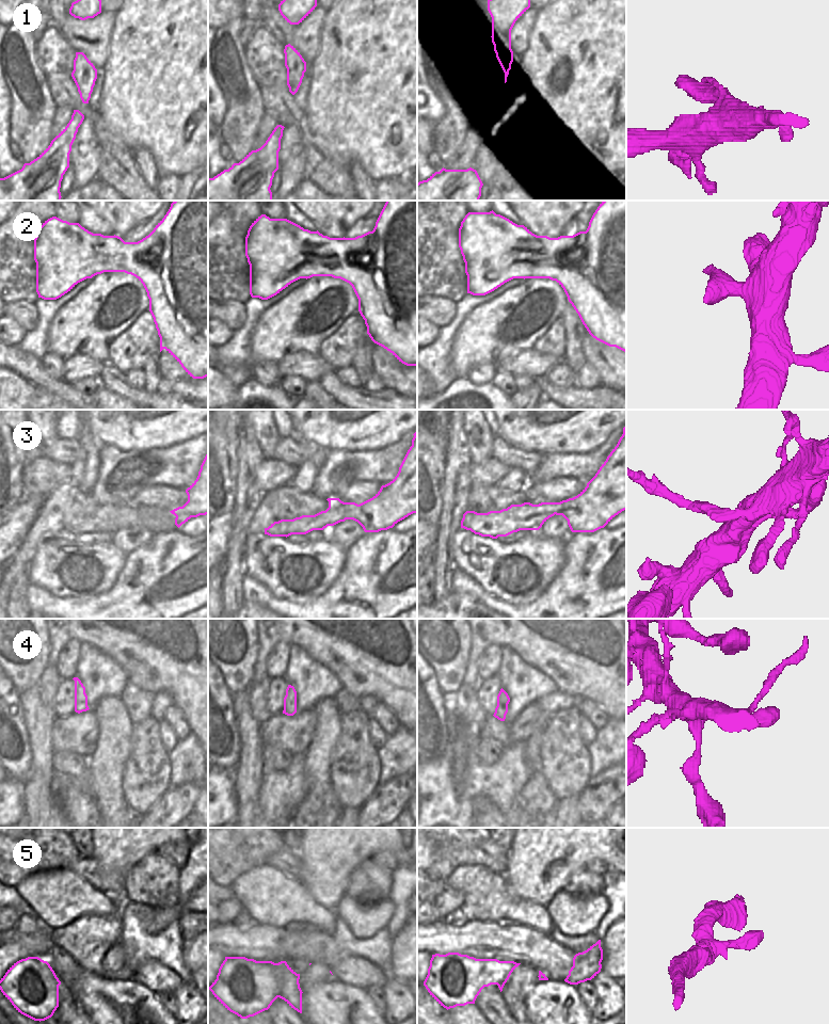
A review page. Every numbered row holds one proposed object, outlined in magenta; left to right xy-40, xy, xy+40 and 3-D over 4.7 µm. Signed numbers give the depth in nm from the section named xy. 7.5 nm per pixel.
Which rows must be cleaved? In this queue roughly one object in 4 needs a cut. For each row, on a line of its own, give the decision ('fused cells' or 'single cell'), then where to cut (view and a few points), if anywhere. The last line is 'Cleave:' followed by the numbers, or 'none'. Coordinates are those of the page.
1: single cell; no cut
2: single cell; no cut
3: fused cells; cut in xy along (350, 502), (346, 510), (345, 518)
4: single cell; no cut
5: single cell; no cut
Cleave: 3

